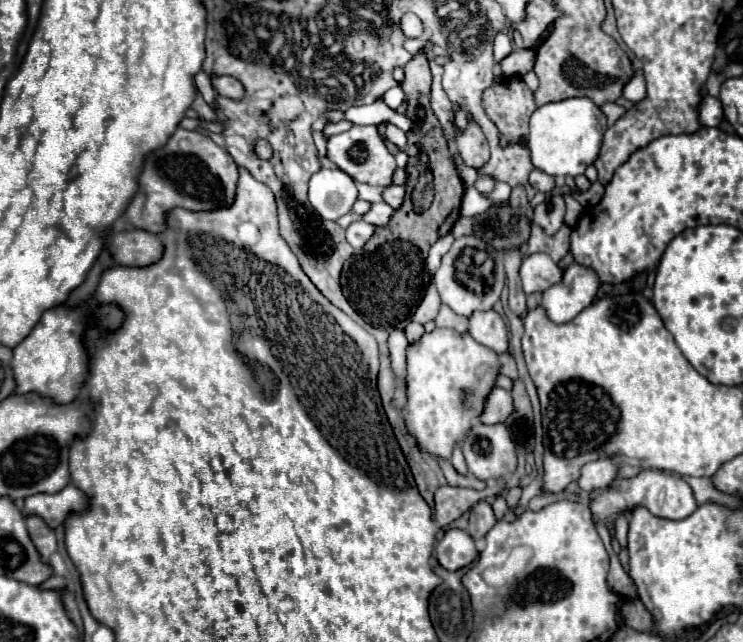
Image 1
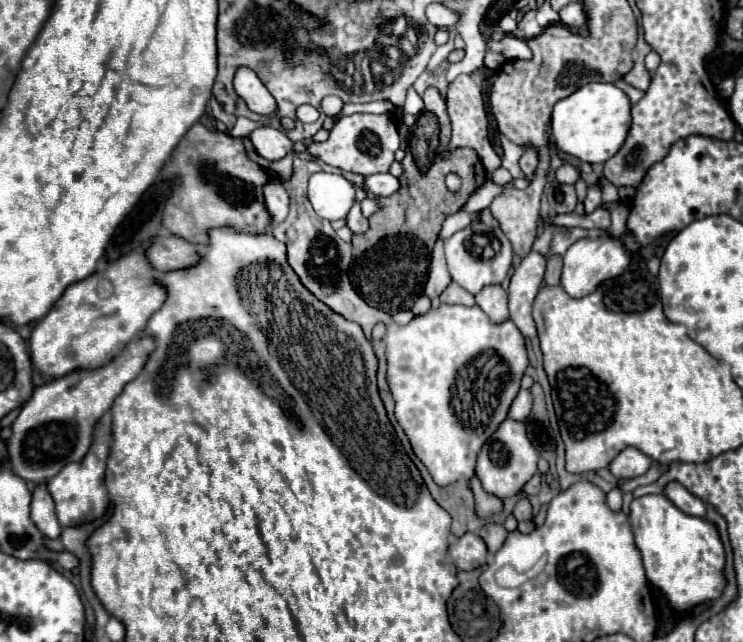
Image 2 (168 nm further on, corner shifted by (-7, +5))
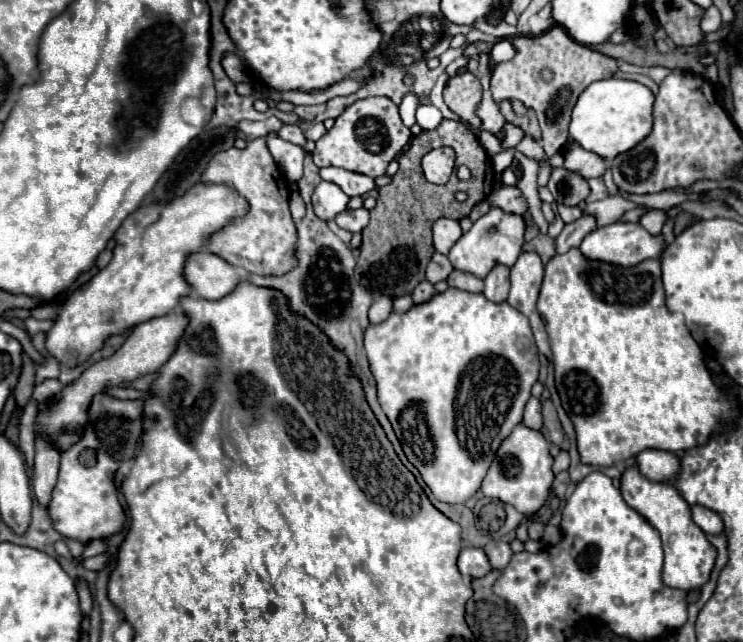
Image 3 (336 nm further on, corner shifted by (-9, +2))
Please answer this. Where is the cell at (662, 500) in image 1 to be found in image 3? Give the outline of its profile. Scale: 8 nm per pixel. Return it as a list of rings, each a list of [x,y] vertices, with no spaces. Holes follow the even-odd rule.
[[[693,506],[693,520],[707,534],[723,534],[721,516],[717,516],[717,512],[713,512],[705,506]]]

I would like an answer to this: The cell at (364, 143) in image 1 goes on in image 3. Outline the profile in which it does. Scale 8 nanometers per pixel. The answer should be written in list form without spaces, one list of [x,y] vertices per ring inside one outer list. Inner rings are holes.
[[[385,96],[363,98],[351,104],[349,108],[345,108],[345,112],[335,118],[335,126],[323,138],[317,140],[313,162],[319,168],[339,166],[351,172],[377,178],[385,174],[389,162],[405,148],[409,138],[411,138],[411,132],[401,122],[399,106],[393,100]]]

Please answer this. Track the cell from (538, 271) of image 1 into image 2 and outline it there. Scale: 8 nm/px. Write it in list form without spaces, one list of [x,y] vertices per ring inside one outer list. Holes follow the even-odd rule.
[[[531,251],[527,257],[521,259],[519,267],[515,269],[511,277],[511,285],[509,285],[511,321],[527,339],[531,339],[537,333],[533,317],[531,317],[531,305],[537,291],[541,289],[545,267],[547,267],[545,255]]]

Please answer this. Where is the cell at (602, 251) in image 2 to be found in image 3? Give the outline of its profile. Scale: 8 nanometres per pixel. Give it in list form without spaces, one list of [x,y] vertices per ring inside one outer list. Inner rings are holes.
[[[613,222],[609,226],[597,228],[589,236],[585,236],[585,240],[581,242],[579,248],[581,248],[581,252],[585,252],[585,256],[593,256],[593,260],[609,260],[609,264],[633,266],[633,264],[639,264],[641,260],[647,260],[647,258],[661,258],[667,244],[663,240],[663,234],[653,236],[639,222],[637,224]]]

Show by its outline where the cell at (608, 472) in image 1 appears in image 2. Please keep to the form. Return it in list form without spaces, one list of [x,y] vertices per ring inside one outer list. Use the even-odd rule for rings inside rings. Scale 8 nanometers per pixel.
[[[627,447],[623,449],[611,463],[609,463],[609,471],[615,479],[631,479],[631,477],[639,477],[643,475],[647,469],[651,467],[651,459],[647,455],[643,455],[641,451],[637,451],[635,447]]]

